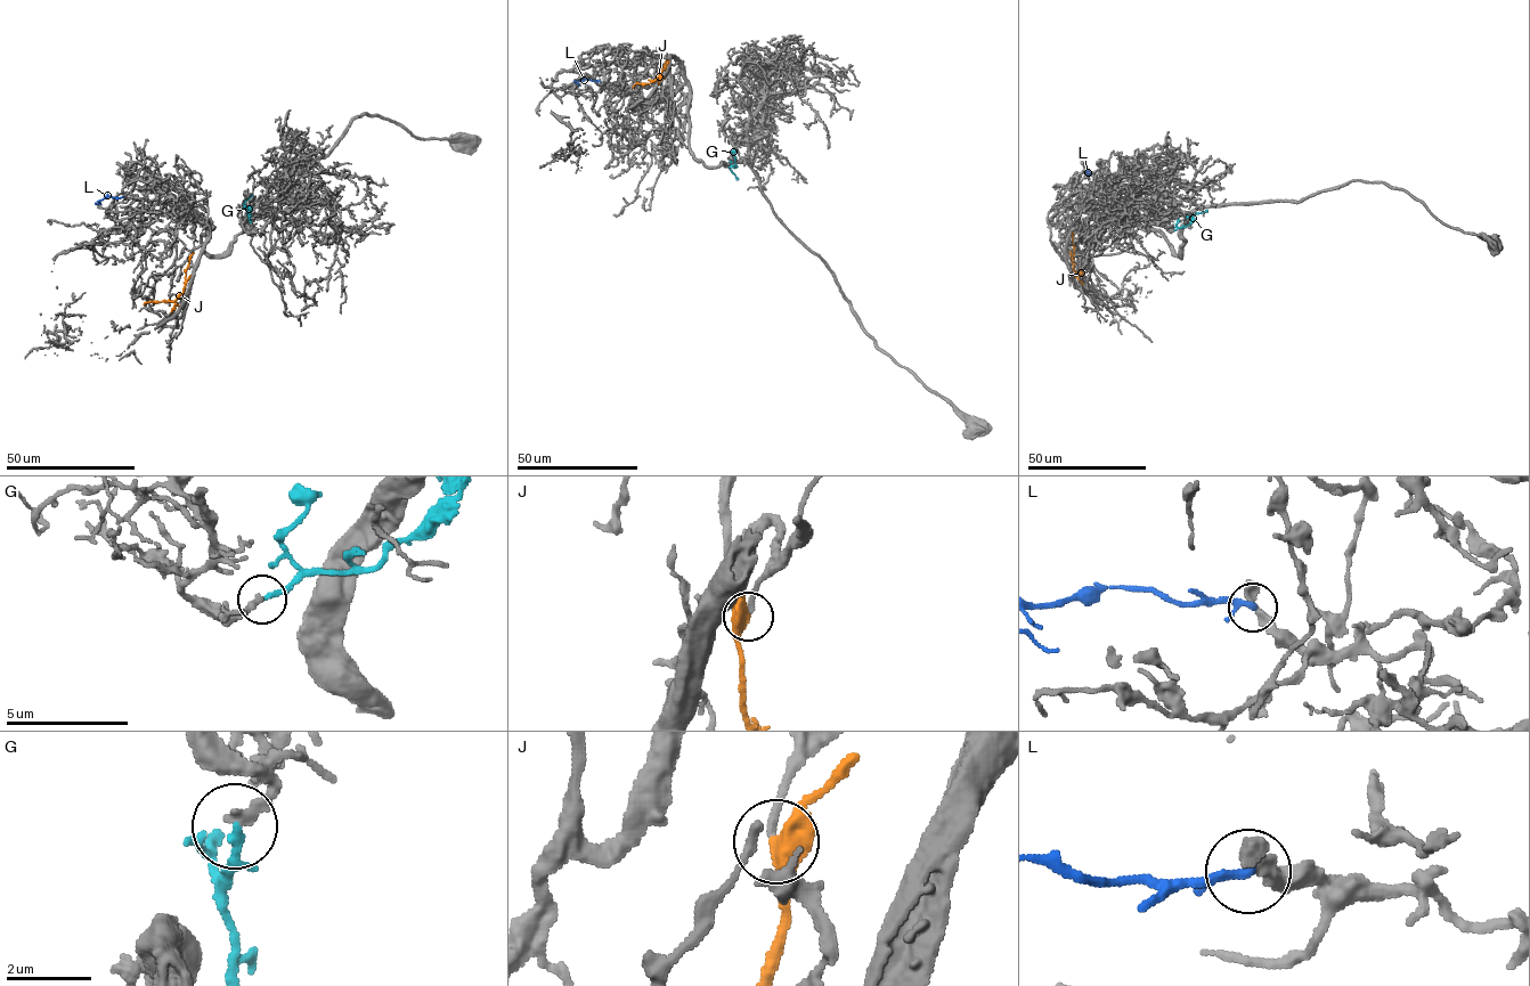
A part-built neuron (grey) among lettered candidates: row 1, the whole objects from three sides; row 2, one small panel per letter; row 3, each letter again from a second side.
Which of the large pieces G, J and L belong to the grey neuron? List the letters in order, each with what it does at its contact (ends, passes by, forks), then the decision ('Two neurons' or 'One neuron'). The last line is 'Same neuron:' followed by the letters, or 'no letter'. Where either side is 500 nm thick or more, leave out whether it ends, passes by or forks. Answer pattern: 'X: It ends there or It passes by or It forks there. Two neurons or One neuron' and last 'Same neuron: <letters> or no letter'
G: It passes by. One neuron
J: It passes by. One neuron
L: It passes by. Two neurons
Same neuron: G, J

